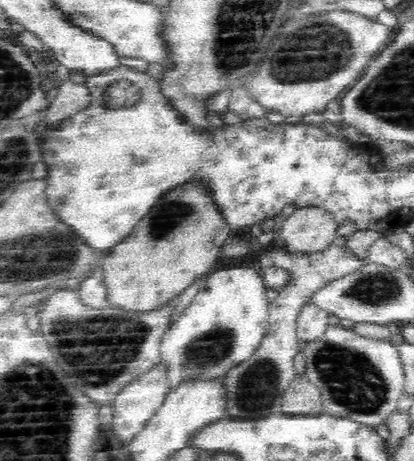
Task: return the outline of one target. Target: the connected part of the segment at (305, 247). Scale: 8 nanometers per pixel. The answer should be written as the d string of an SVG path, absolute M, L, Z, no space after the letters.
M306 205L295 208L282 222L276 241L283 242L290 251L319 251L333 242L338 227L330 209L322 205Z

